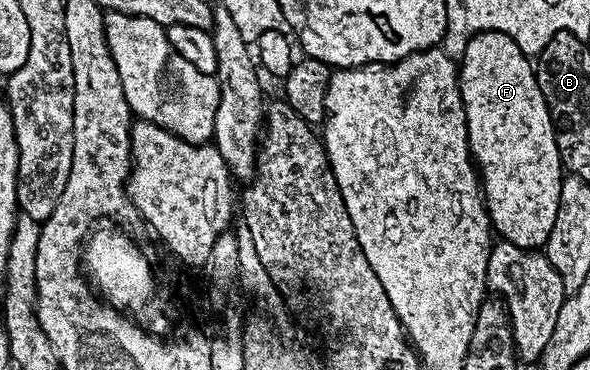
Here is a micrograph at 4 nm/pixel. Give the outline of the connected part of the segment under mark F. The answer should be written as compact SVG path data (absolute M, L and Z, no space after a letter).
M481 30L467 40L459 66L459 87L471 157L481 175L483 201L487 204L494 233L502 241L512 242L526 250L546 247L549 232L553 232L553 220L557 220L565 171L559 160L555 129L545 96L541 96L541 88L537 88L532 59L523 54L509 36L496 30Z

